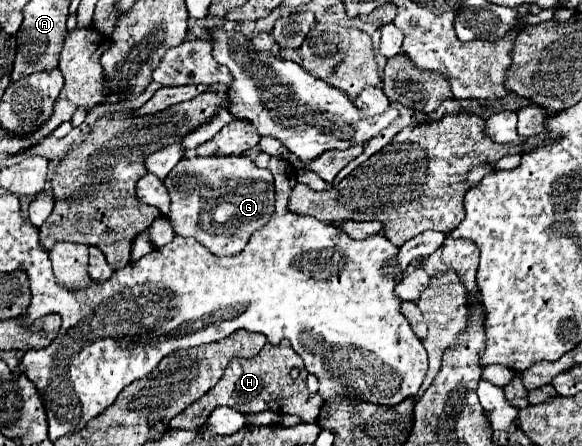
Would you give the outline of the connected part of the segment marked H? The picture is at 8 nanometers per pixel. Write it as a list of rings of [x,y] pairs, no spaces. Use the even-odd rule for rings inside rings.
[[[282,342],[280,346],[266,344],[262,352],[254,358],[234,358],[220,382],[200,400],[190,404],[182,414],[170,420],[170,428],[180,428],[180,430],[194,430],[206,424],[208,416],[216,406],[230,406],[242,414],[256,414],[256,412],[276,412],[276,414],[298,414],[302,422],[316,422],[322,406],[320,394],[310,394],[306,388],[306,376],[308,370],[304,368],[302,358],[292,350],[290,342]],[[298,368],[300,376],[296,380],[290,378],[290,370]]]

